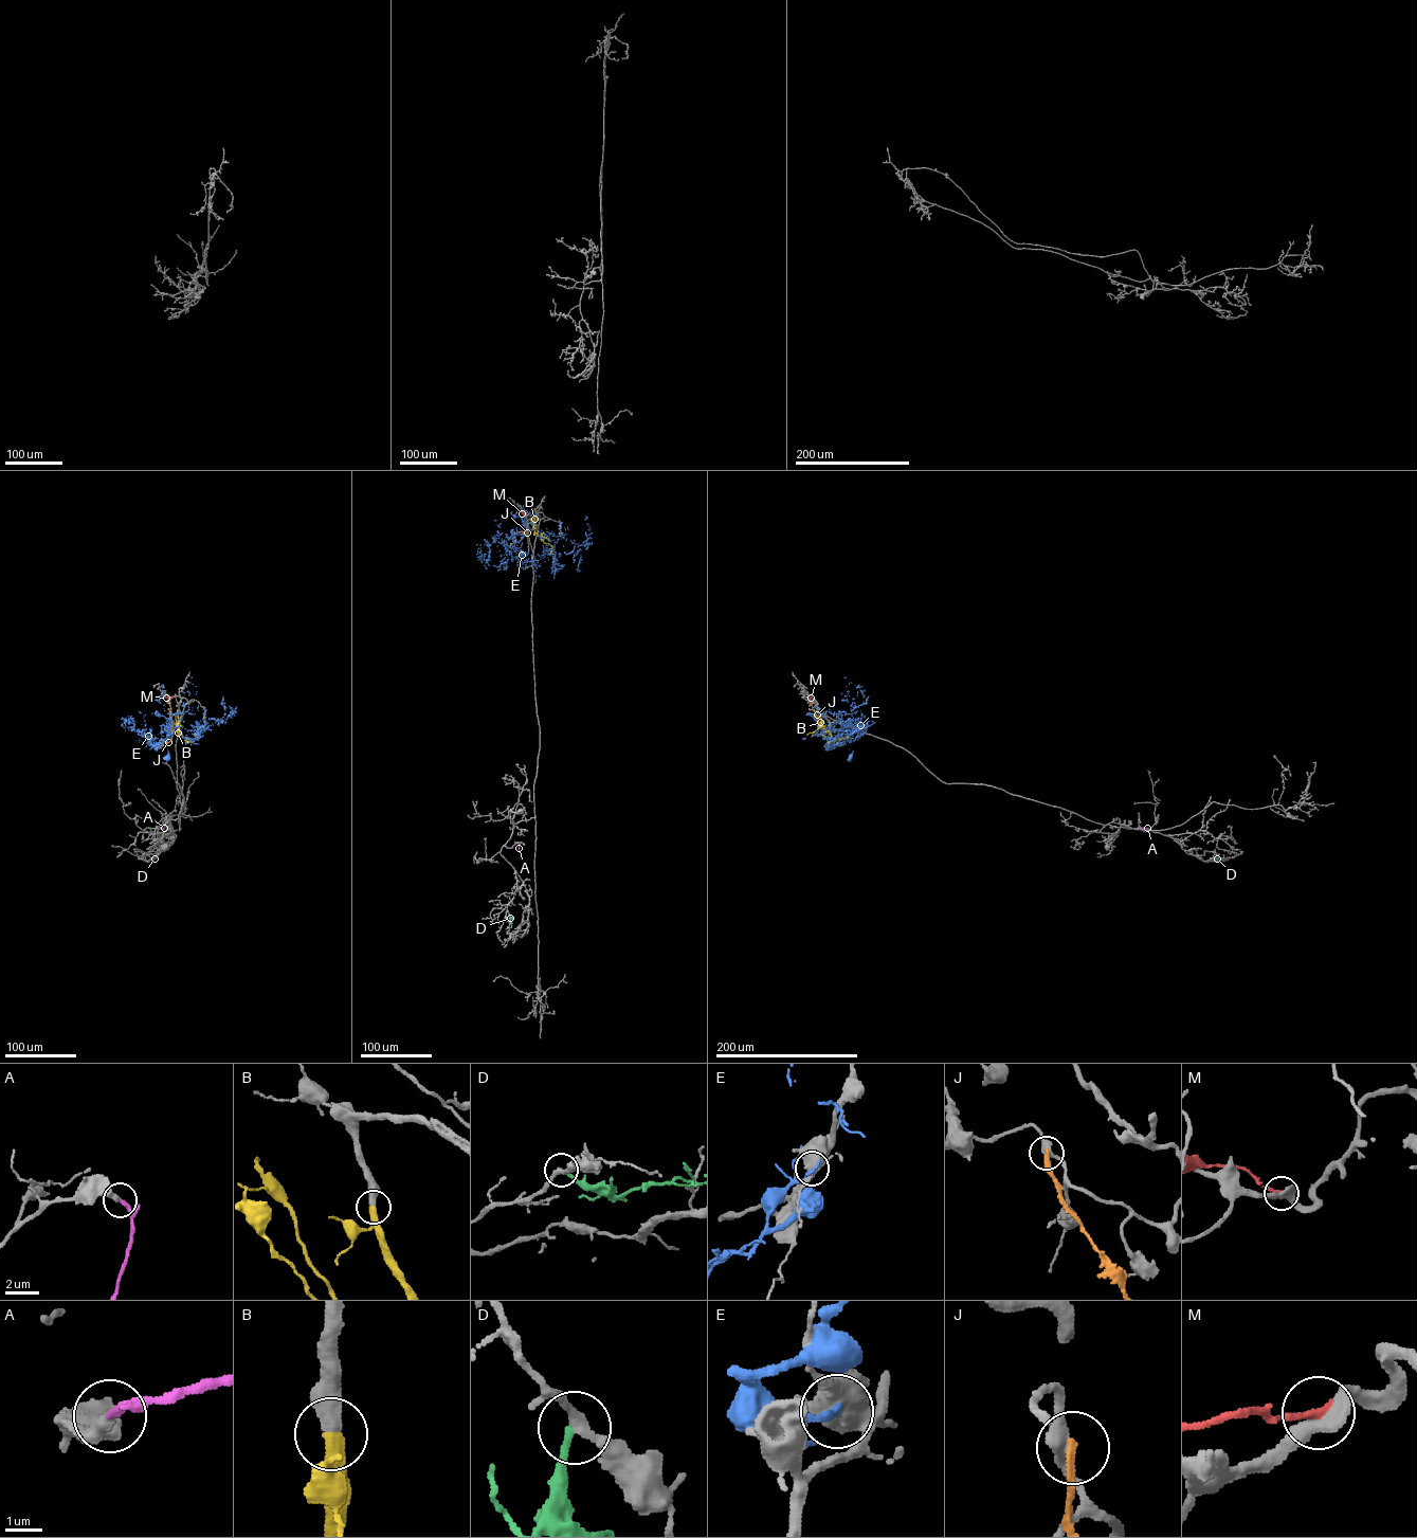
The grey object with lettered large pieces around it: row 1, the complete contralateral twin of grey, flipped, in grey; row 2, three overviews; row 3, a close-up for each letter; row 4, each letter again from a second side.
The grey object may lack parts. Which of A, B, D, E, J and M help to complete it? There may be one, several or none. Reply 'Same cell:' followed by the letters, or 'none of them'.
Same cell: A, B

